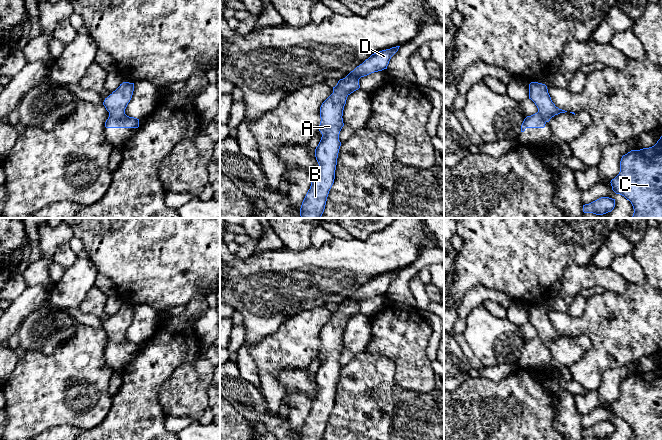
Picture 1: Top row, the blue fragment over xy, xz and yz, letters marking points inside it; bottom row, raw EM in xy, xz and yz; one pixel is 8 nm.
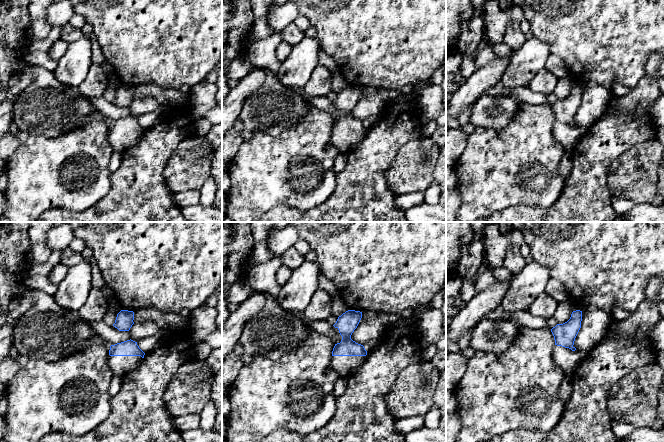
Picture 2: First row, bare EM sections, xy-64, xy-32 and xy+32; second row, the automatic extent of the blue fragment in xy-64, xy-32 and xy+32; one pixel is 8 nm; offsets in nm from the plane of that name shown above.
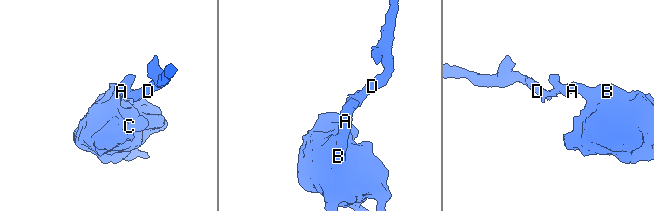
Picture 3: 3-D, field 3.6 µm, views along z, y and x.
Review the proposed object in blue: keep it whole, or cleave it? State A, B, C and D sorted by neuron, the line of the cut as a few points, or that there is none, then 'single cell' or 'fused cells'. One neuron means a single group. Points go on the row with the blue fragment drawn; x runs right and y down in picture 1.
A B C D; no cut; single cell

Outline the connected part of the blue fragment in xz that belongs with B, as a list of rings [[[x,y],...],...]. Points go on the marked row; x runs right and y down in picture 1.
[[[399,47],[372,54],[345,78],[340,79],[333,87],[333,93],[322,103],[319,125],[322,137],[315,149],[315,157],[319,166],[302,202],[301,218],[321,218],[324,212],[327,197],[335,179],[337,158],[341,146],[339,134],[344,126],[342,116],[347,97],[360,88],[359,79],[361,77],[387,69],[391,57]]]

